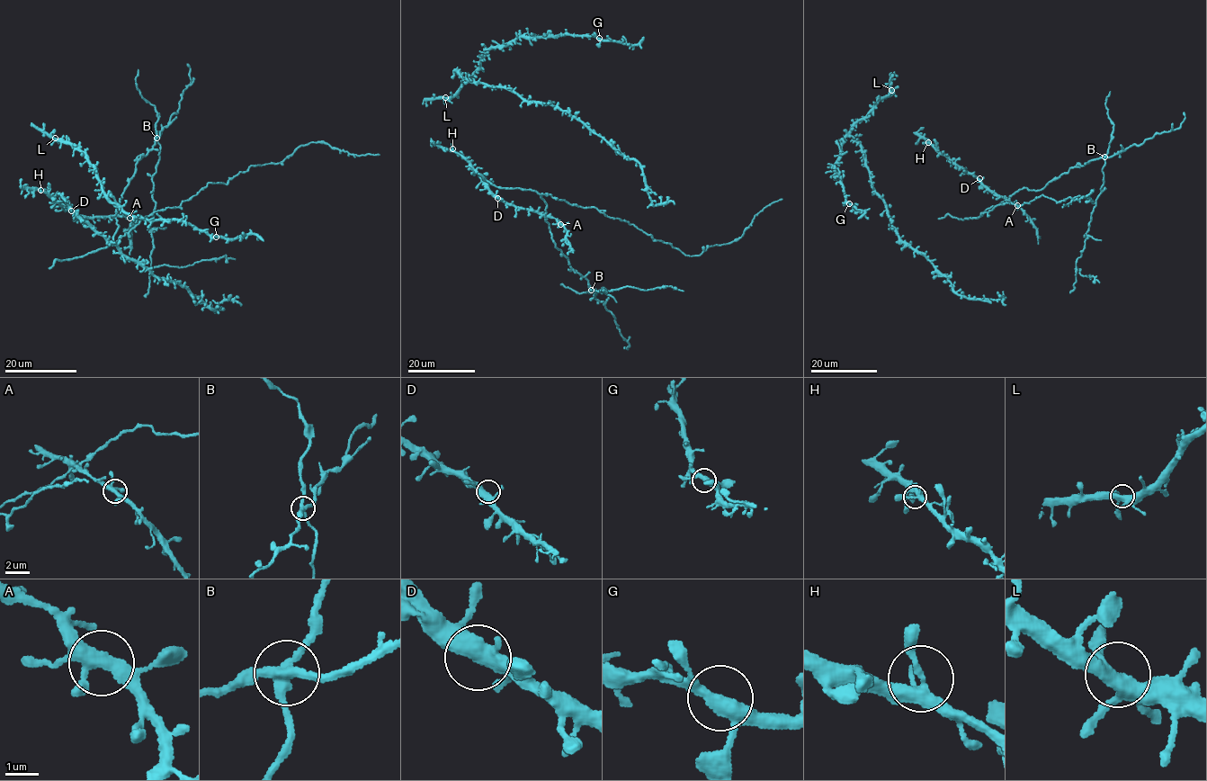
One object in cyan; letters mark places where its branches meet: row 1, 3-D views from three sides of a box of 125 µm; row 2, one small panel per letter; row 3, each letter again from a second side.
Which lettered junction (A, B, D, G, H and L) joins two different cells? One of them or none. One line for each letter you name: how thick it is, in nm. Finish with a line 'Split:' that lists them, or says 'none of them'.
B: 320 nm
Split: B

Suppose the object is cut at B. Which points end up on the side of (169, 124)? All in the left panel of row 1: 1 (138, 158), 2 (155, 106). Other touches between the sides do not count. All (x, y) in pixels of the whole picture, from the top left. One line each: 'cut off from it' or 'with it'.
1: with it
2: cut off from it

